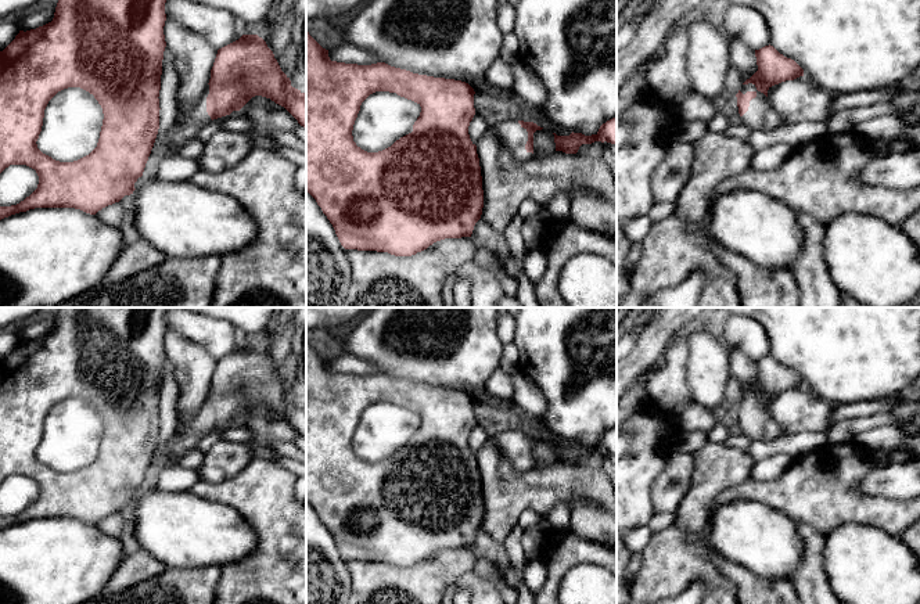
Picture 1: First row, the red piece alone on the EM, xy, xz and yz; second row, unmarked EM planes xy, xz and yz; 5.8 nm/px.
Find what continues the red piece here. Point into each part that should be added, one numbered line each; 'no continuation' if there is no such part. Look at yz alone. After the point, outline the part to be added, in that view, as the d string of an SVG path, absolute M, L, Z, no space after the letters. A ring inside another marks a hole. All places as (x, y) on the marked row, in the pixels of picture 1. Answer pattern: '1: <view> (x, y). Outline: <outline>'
1: yz (761, 115). Outline: M740 85L740 91L755 91L757 97L750 101L748 111L741 116L741 123L751 127L751 130L773 130L781 125L779 114L772 108L769 98L757 90L755 85Z

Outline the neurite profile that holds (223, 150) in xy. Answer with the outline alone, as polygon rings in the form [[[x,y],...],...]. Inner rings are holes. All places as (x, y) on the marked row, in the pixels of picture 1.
[[[222,129],[205,141],[204,151],[198,158],[200,169],[219,173],[236,166],[254,148],[251,134]]]

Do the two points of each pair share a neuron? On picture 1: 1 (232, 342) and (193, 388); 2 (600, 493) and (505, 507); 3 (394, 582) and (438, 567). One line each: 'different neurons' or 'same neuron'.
1: different neurons
2: same neuron
3: same neuron

